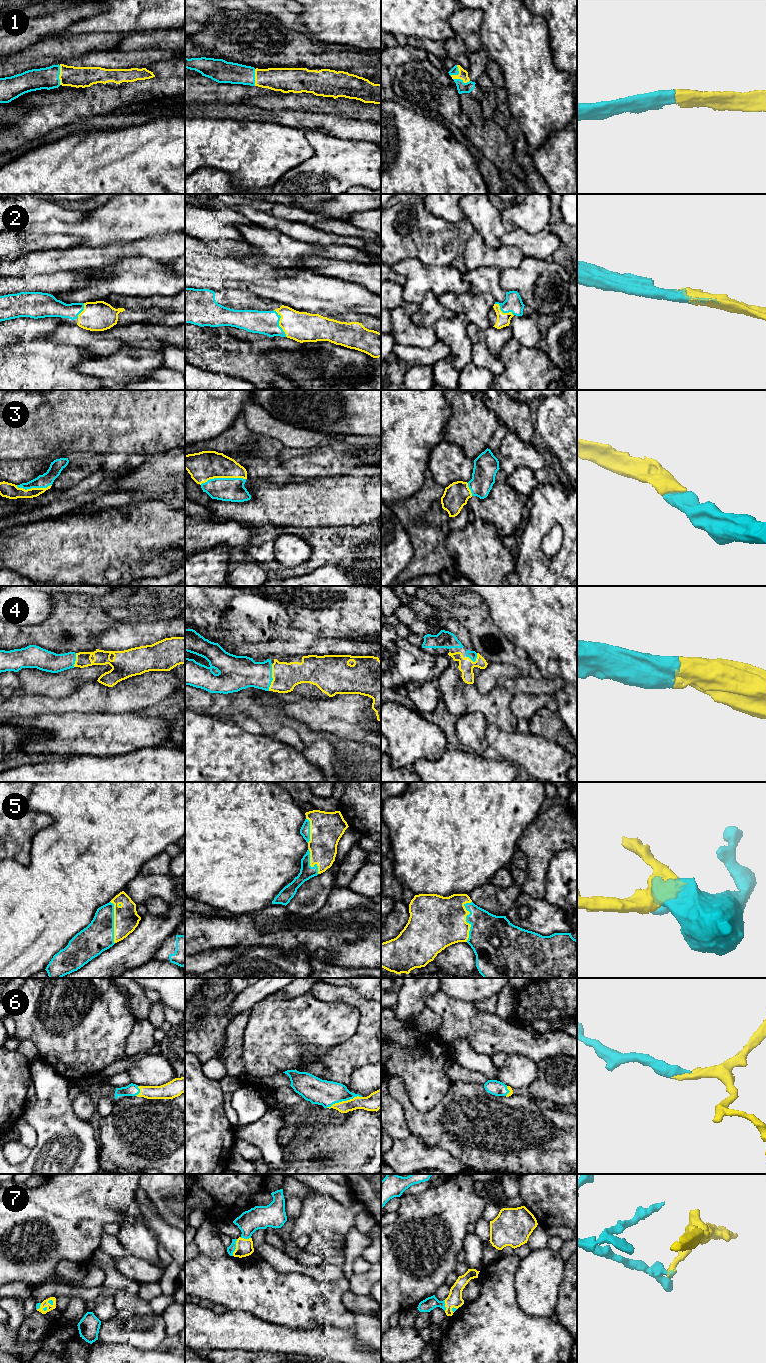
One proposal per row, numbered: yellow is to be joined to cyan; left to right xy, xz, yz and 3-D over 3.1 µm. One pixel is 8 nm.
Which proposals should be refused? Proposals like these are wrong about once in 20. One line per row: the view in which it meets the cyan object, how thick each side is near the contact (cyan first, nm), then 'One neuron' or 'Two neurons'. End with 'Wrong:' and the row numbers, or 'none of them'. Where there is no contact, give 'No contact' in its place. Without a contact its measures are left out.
1: Touches cyan in xy. Thickness 180 nm (cyan) against 160 nm. One neuron
2: Touches cyan in xz. Thickness 190 nm (cyan) against 240 nm. One neuron
3: Touches cyan in xz. Thickness 190 nm (cyan) against 240 nm. One neuron
4: Touches cyan in xz. Thickness 260 nm (cyan) against 220 nm. One neuron
5: Touches cyan in yz. Thickness 360 nm (cyan) against 420 nm. One neuron
6: Touches cyan in xz. Thickness 200 nm (cyan) against 140 nm. One neuron
7: Touches cyan in xz. Thickness 60 nm (cyan) against 140 nm. One neuron
Wrong: none of them

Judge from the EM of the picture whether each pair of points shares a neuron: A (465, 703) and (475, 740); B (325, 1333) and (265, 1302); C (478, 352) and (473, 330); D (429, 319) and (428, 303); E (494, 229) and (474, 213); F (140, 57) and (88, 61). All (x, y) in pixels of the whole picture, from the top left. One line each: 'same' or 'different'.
A: different
B: different
C: different
D: same
E: same
F: same

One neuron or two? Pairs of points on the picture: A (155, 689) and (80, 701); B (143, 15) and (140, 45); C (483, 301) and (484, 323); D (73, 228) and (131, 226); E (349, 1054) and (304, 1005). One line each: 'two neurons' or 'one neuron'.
A: one neuron
B: two neurons
C: one neuron
D: one neuron
E: two neurons

